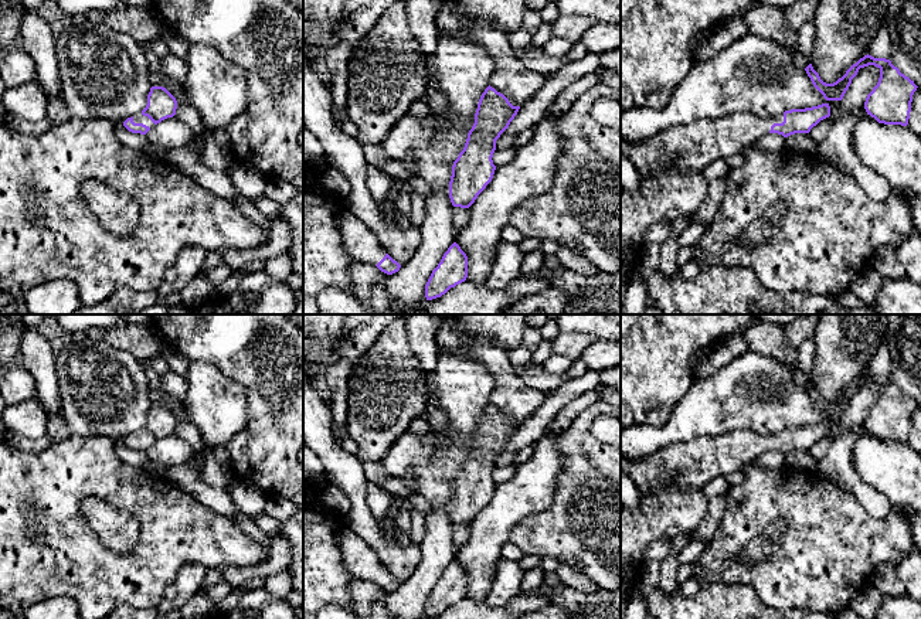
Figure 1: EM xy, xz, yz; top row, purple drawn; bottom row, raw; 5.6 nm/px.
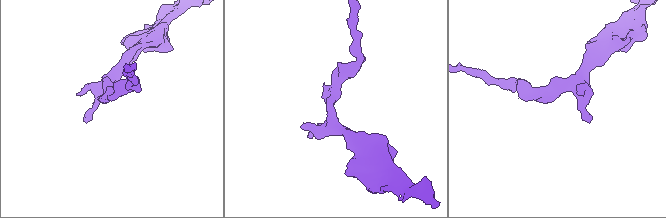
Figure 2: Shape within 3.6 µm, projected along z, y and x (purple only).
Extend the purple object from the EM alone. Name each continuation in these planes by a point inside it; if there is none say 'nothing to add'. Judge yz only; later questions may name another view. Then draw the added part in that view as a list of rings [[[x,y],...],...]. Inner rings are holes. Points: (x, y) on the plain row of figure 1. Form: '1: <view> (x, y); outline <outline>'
1: yz (692, 465); outline [[[784,429],[771,435],[755,431],[733,431],[704,436],[686,443],[657,449],[640,460],[621,456],[621,469],[639,490],[656,496],[672,486],[701,489],[718,476],[727,477],[769,450],[774,441],[784,439]]]

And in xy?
1: xy (139, 435); outline [[[142,431],[135,432],[133,439],[143,441],[143,442],[149,443],[150,446],[156,443],[147,433],[143,433]]]

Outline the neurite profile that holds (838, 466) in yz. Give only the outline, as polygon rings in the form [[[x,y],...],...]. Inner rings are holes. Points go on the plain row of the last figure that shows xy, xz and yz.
[[[859,424],[832,436],[830,449],[818,462],[816,473],[854,494],[871,517],[883,518],[891,513],[893,504],[860,479],[852,459],[853,448],[864,432],[864,424]]]

